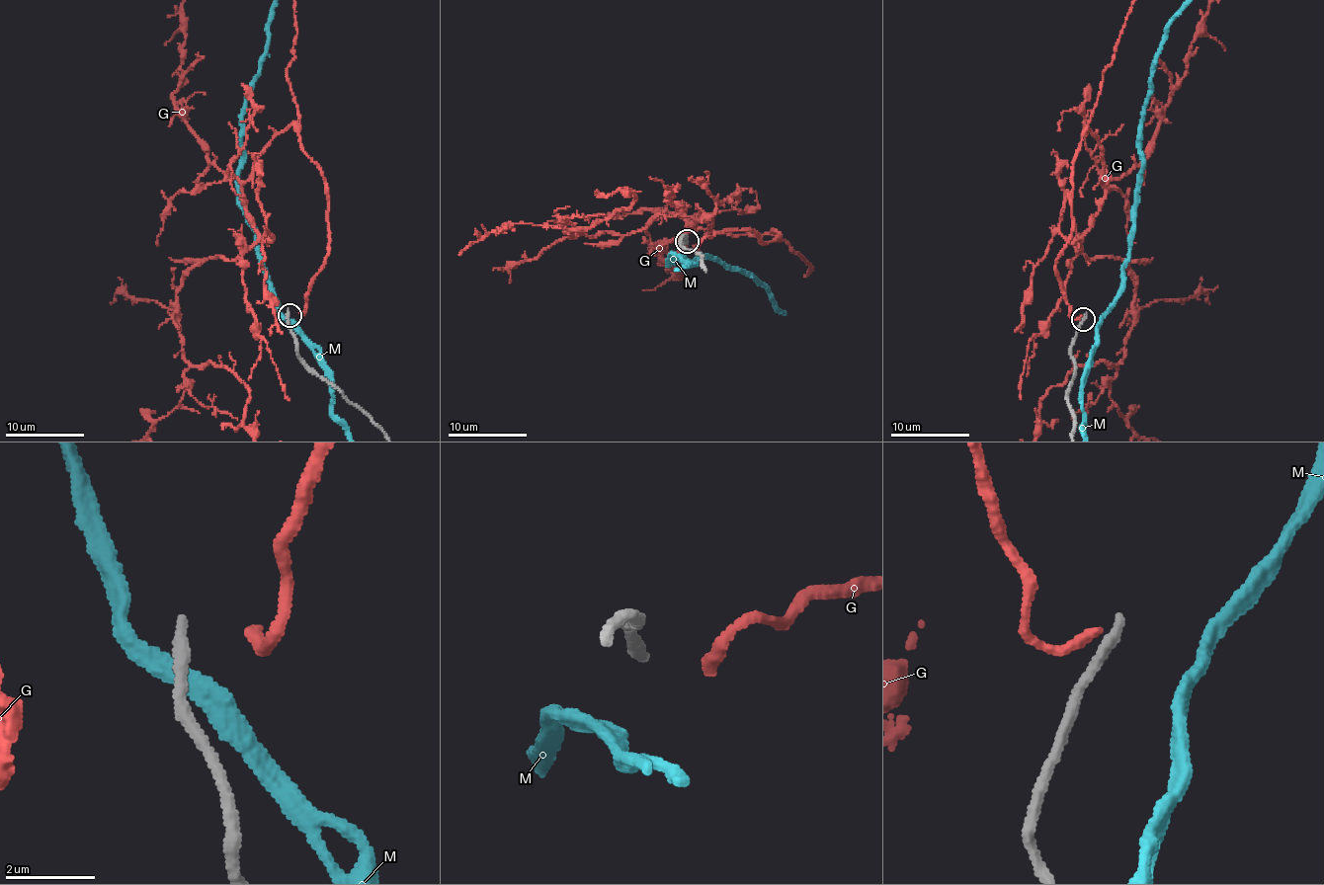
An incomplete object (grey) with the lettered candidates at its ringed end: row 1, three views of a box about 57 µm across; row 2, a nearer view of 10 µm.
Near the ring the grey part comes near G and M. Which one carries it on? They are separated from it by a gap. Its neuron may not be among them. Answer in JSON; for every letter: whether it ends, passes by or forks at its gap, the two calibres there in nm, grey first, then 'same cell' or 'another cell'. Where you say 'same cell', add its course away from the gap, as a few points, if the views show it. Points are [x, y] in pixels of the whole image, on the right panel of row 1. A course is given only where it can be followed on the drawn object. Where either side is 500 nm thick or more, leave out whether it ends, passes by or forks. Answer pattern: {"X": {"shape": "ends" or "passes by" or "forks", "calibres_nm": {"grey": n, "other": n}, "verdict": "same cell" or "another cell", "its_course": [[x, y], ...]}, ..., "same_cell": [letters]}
{"G": {"shape": "ends", "calibres_nm": {"grey": 340, "other": 280}, "verdict": "same cell", "its_course": [[1081, 317], [1055, 268], [1091, 129], [1079, 244], [1127, 262], [1134, 323], [1045, 392]]}, "M": {"shape": "passes by", "calibres_nm": {"grey": 340, "other": 360}, "verdict": "another cell"}, "same_cell": ["G"]}

